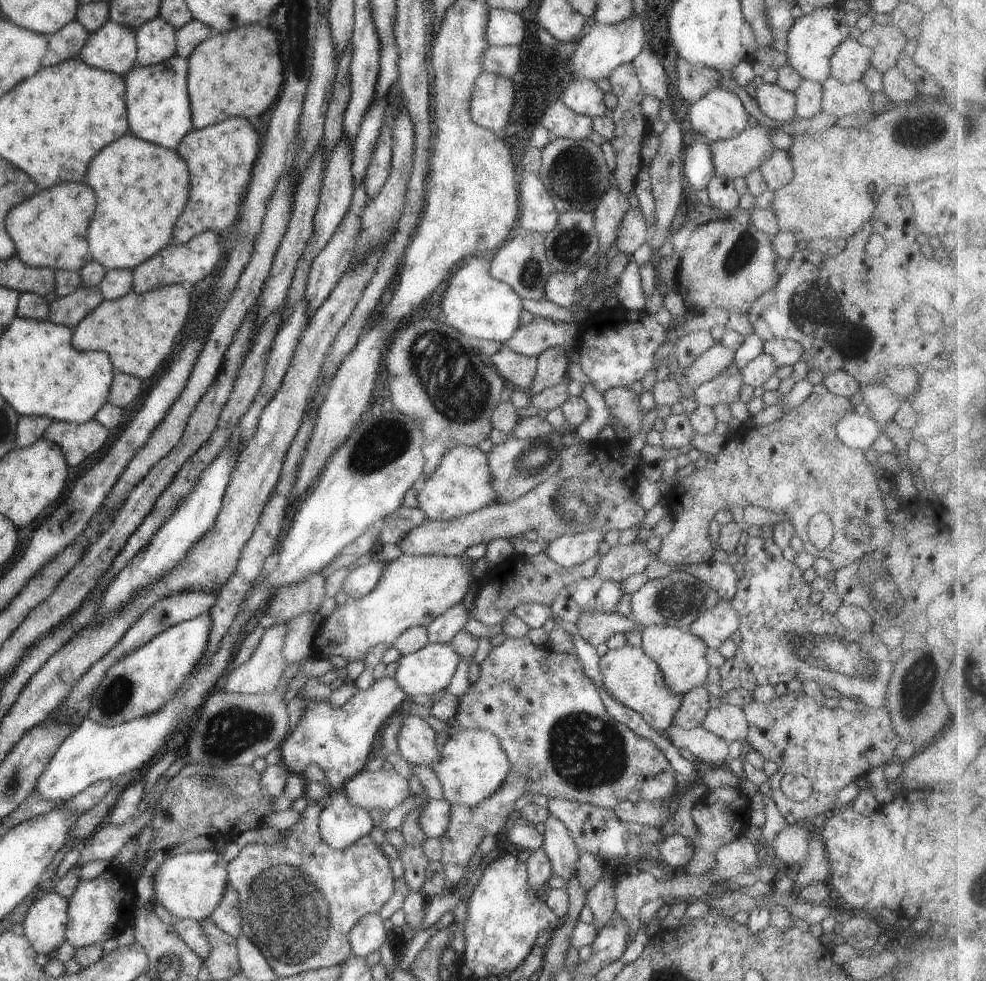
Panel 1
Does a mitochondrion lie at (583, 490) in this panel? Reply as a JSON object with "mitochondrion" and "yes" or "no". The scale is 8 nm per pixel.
{"mitochondrion":"yes"}

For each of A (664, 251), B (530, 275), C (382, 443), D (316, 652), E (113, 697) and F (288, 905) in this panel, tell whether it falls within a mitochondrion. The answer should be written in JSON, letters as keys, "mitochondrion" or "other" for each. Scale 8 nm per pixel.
{"A":"other","B":"mitochondrion","C":"mitochondrion","D":"other","E":"mitochondrion","F":"mitochondrion"}

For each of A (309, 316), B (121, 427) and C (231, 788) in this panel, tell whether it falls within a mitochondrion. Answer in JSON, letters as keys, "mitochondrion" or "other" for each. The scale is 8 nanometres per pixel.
{"A":"other","B":"other","C":"mitochondrion"}

